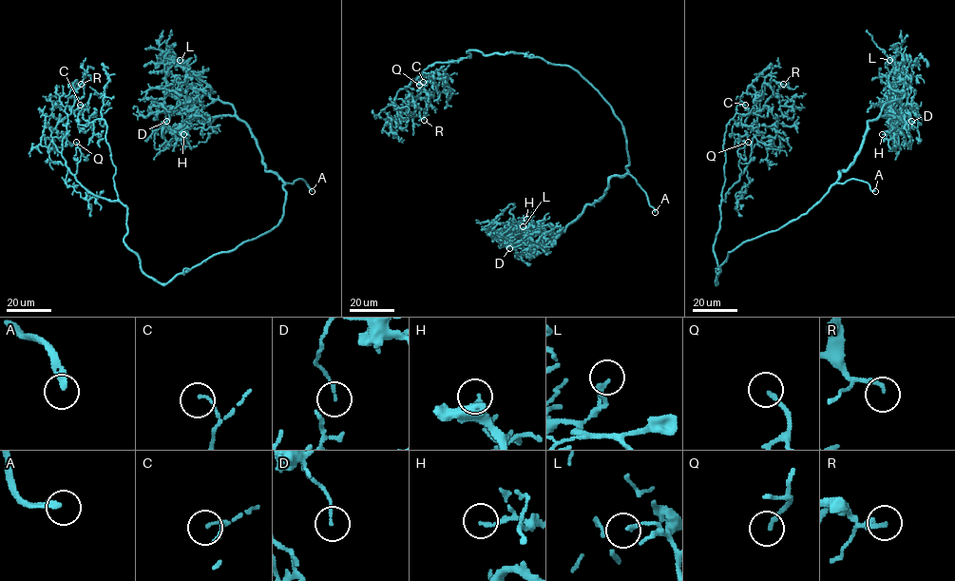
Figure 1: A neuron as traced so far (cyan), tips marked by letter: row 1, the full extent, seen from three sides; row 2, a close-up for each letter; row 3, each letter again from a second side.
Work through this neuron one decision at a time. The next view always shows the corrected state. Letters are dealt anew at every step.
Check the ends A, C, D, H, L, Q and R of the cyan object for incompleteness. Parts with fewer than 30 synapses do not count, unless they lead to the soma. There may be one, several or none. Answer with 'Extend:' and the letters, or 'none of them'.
Extend: A, Q

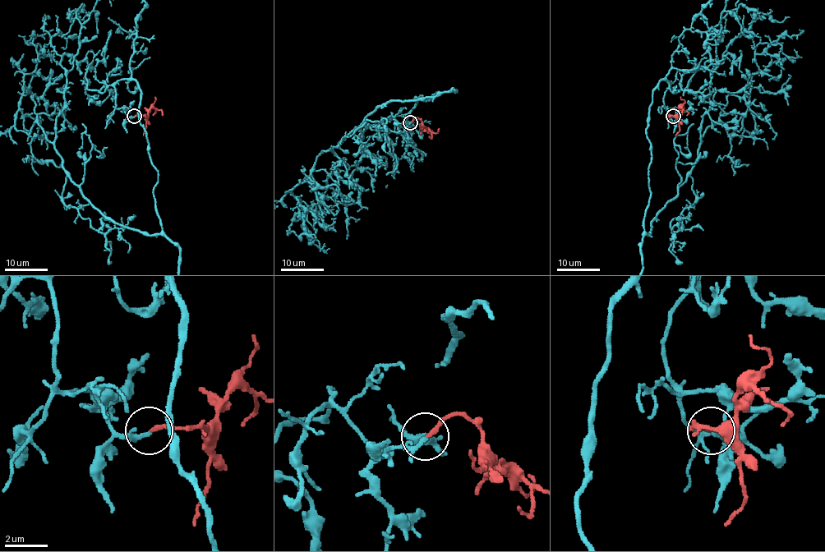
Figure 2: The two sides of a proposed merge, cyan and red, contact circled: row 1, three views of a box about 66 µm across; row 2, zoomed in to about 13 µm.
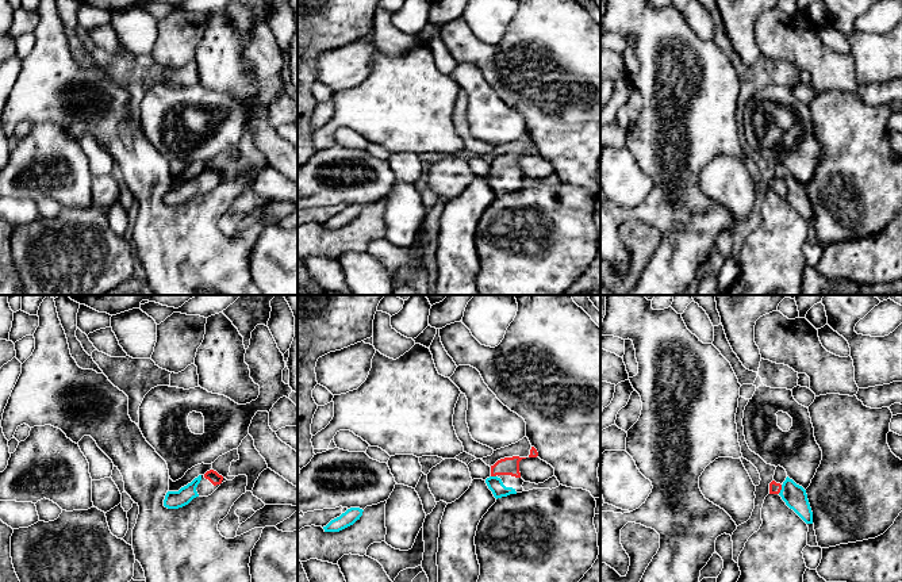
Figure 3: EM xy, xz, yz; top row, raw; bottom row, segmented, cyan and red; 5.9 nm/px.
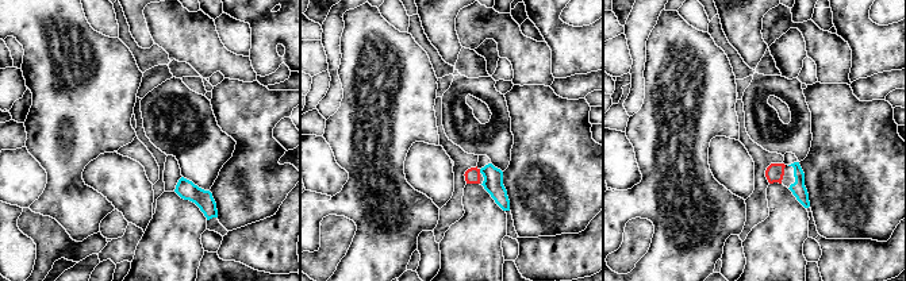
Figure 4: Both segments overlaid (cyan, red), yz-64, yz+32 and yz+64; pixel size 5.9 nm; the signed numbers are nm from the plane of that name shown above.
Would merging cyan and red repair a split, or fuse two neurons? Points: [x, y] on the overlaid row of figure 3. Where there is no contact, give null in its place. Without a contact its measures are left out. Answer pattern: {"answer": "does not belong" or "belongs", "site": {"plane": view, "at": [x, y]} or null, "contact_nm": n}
{"answer": "belongs", "site": {"plane": "yz", "at": [782, 489]}, "contact_nm": 60}

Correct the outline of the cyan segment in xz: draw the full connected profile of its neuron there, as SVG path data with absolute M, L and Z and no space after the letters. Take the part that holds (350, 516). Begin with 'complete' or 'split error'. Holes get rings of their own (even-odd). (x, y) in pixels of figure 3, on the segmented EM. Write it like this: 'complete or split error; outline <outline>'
complete; outline M350 508L339 517L331 520L326 527L323 527L325 532L339 532L350 525L353 525L362 516L362 509Z

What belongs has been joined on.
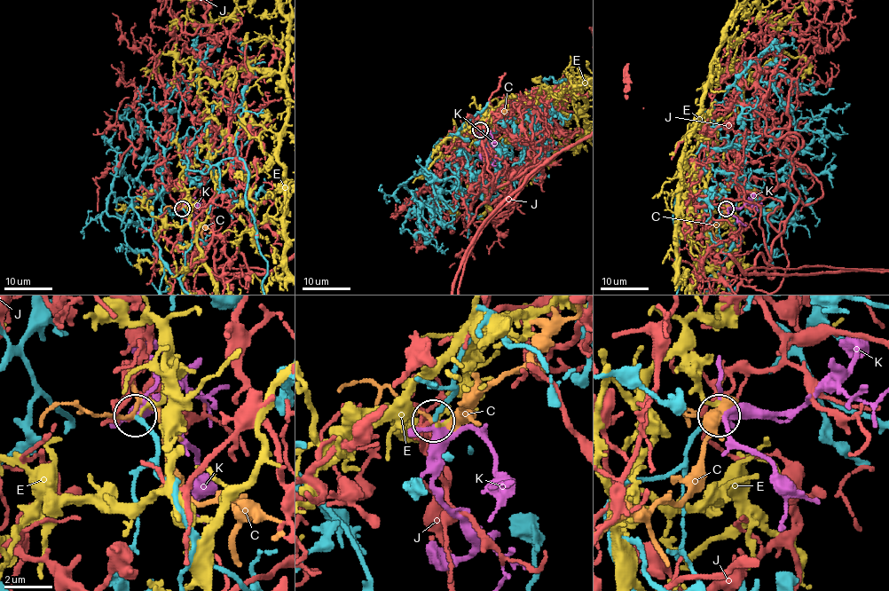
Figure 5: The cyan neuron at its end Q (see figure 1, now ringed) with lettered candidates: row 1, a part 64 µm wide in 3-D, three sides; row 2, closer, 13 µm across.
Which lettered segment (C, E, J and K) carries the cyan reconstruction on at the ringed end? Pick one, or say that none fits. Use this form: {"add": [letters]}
{"add": ["K"]}

